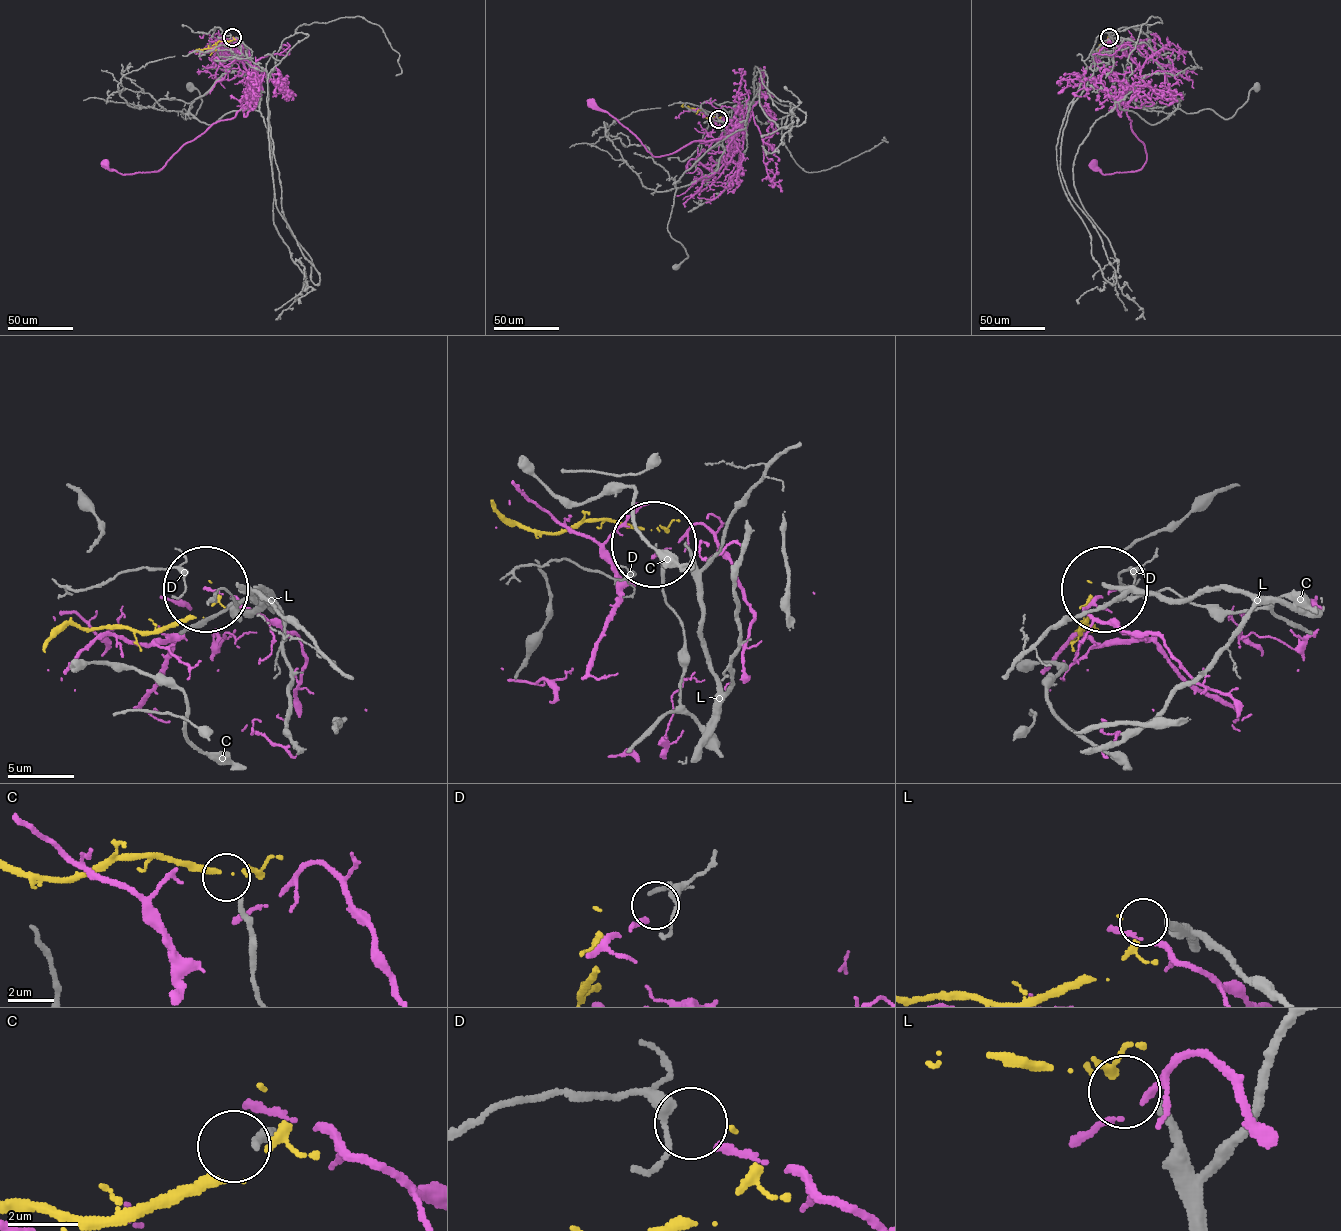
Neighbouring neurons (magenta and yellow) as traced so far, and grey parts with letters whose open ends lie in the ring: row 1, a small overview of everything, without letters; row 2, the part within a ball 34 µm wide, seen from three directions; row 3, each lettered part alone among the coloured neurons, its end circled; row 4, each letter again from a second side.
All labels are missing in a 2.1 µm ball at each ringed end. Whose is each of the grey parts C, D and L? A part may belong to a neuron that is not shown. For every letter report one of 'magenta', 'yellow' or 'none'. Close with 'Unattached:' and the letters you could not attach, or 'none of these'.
C: none
D: magenta
L: yellow
Unattached: C

